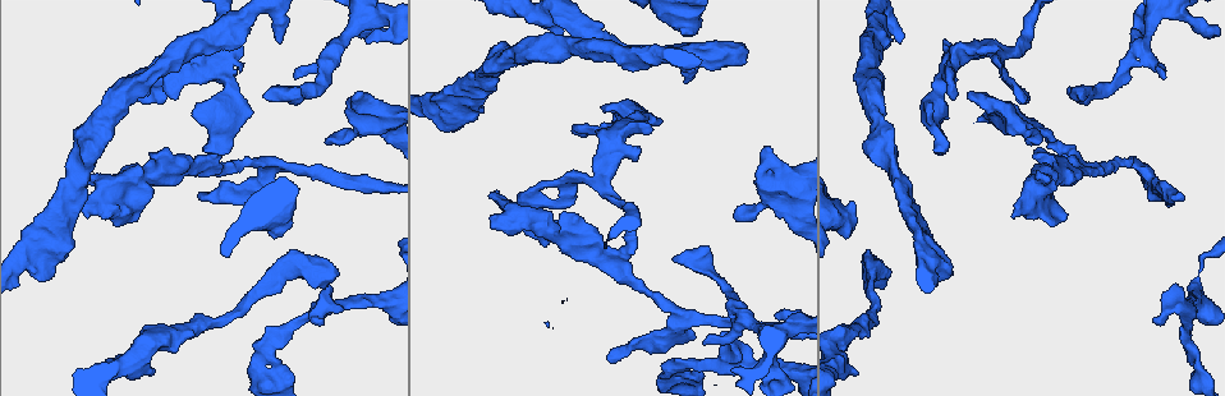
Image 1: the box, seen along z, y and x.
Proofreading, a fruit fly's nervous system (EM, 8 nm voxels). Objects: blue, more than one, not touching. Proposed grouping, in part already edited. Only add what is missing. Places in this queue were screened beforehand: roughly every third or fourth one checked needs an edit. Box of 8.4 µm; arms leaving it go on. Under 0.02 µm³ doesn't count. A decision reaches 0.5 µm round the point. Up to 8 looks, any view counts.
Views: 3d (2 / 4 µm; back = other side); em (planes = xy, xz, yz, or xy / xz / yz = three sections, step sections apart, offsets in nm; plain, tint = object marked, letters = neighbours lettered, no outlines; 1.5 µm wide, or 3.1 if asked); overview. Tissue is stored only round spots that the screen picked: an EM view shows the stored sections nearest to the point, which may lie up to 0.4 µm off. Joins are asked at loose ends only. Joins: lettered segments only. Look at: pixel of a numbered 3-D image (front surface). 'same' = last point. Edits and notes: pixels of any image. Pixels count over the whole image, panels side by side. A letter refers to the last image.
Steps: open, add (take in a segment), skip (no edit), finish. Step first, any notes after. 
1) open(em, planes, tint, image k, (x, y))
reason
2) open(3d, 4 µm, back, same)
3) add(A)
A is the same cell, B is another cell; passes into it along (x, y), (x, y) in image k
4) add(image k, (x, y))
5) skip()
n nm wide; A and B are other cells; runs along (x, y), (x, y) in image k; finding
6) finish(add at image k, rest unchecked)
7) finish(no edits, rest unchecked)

open(em, planes, plain, image 1, (858, 372))
thick end

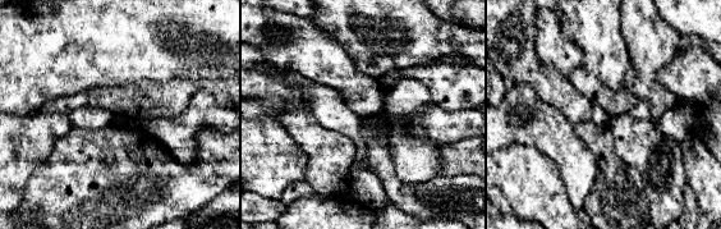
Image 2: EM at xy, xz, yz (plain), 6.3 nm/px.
open(em, planes, tint, same)
where the object lies

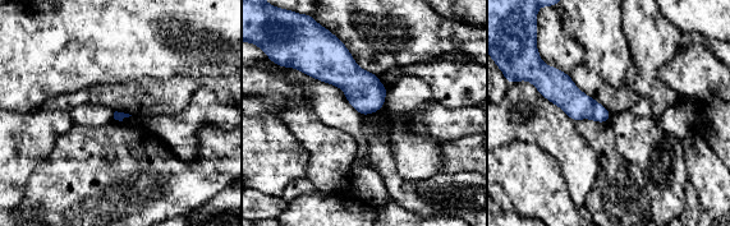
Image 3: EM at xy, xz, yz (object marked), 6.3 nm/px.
open(em, planes, letters, same)
what lies round it

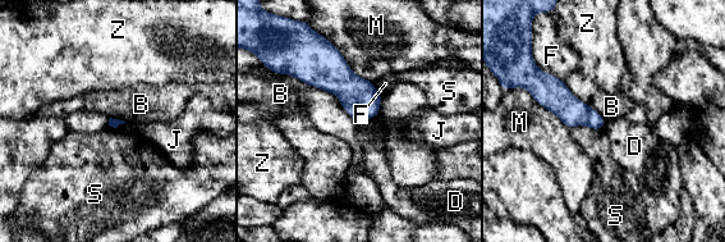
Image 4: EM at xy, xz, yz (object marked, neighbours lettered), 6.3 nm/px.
skip()
B, D, F, J, M, S and Z are other cells; no lettered segment goes on from it

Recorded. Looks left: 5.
open(3d, 2 µm, image 1, (1047, 175))

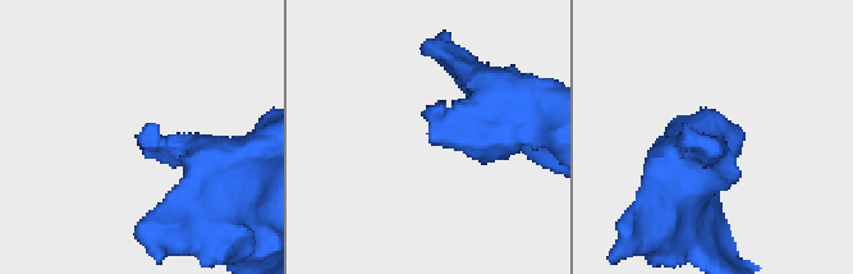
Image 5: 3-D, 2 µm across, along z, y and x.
open(em, xy, step 8, letters, image 5, (718, 141))

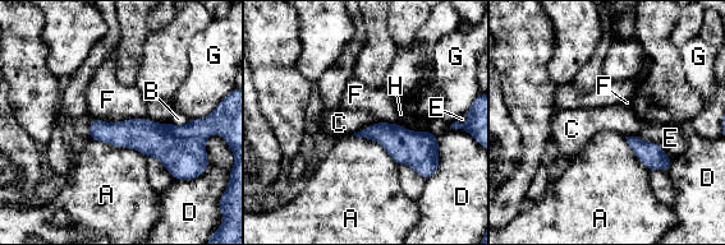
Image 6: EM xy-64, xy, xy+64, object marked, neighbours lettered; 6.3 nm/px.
skip()
A, B, C, D, E, F, G and H are other cells; border along (146, 118), (118, 121), (92, 119) in image 6; no lettered segment goes on from it

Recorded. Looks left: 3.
open(em, xy, step 4, letters, image 1, (192, 159))
an open end

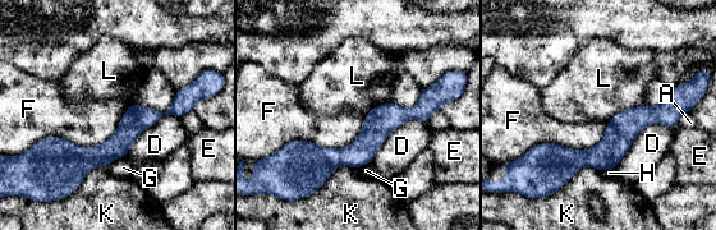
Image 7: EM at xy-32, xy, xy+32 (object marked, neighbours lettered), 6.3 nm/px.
skip()
A, D, E, F, G, H, K and L are other cells; border along (674, 128), (646, 125), (615, 169) in image 7; none of them fits

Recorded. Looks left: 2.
open(3d, 4 µm, image 1, (852, 204))
an open end

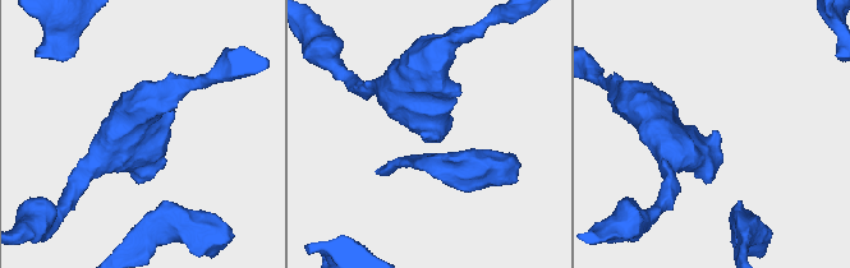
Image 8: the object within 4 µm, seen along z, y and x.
open(em, planes, letters, image 8, (714, 132))

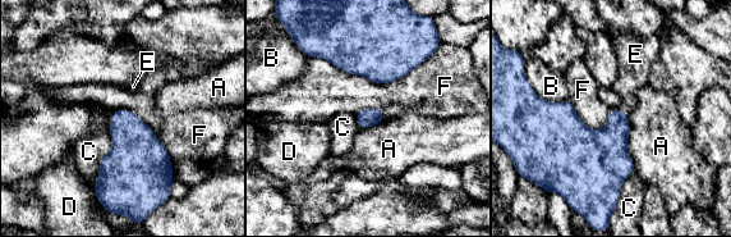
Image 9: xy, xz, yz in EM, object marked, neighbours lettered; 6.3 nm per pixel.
add(E)
E is the same cell, A, B, C, D and F are other cells; it goes on there

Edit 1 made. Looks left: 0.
finish(add at image 9, rest unchecked)

